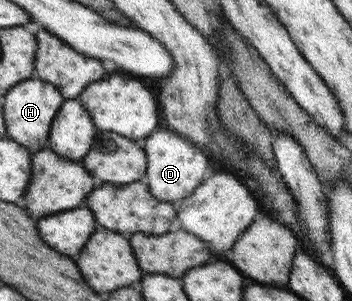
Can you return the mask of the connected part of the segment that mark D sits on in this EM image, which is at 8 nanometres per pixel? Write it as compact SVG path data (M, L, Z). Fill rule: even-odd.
M160 129L154 135L150 135L148 143L143 145L149 155L149 170L146 171L144 182L159 200L170 203L184 200L204 181L206 169L210 167L210 159L202 153L203 149L198 149L188 139Z

